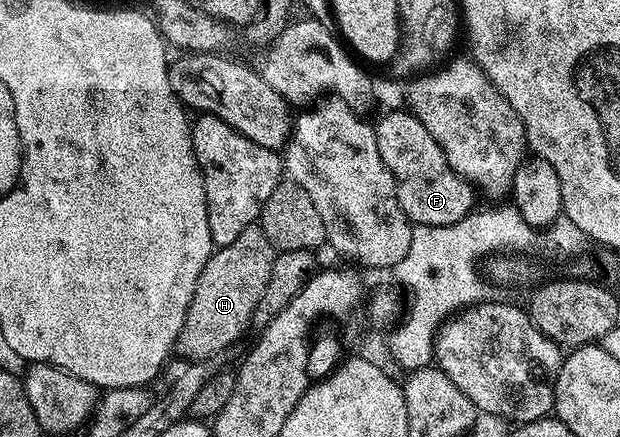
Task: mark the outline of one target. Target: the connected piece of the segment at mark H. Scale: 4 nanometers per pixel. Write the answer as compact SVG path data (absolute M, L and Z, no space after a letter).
M257 224L243 228L243 232L239 232L239 237L231 240L231 244L214 249L203 272L199 272L193 302L189 305L189 314L177 337L176 353L178 355L181 353L189 362L203 362L211 356L225 352L225 349L248 328L249 322L254 321L255 308L267 288L267 280L271 280L274 257L275 251L271 240L267 240L267 236Z

